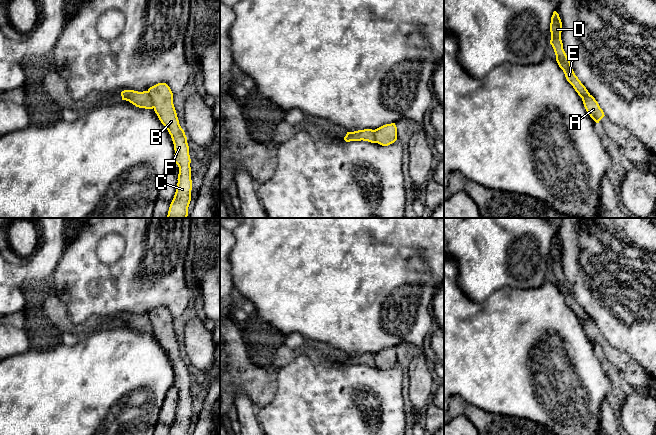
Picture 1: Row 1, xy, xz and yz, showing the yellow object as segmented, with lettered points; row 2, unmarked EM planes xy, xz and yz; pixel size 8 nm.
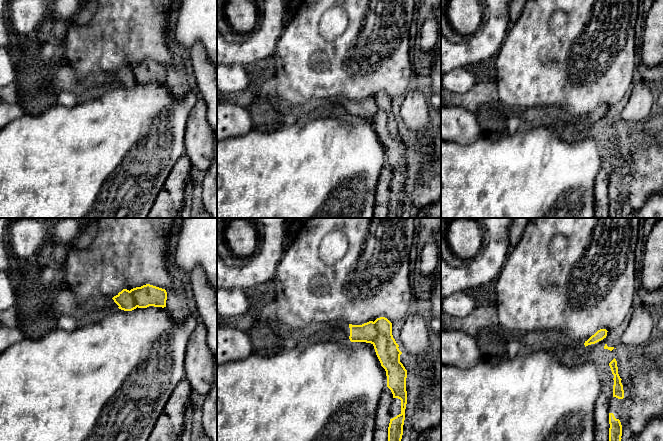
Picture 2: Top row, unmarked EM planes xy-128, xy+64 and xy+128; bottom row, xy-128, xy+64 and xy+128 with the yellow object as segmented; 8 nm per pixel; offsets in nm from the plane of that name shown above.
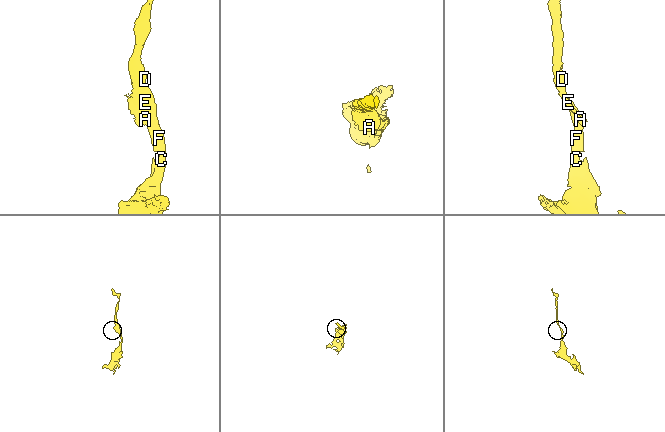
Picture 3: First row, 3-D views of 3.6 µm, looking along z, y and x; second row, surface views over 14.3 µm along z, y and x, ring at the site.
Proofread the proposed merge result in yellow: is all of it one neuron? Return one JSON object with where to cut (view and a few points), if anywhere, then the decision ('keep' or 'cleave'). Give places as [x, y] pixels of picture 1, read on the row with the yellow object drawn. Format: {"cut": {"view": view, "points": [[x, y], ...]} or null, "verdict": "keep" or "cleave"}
{"cut": {"view": "xy", "points": [[147, 91], [154, 107]]}, "verdict": "cleave"}

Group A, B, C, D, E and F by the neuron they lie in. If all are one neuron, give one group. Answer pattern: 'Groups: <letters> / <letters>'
Groups: A / B C D E F

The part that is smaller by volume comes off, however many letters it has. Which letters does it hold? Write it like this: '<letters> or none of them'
A

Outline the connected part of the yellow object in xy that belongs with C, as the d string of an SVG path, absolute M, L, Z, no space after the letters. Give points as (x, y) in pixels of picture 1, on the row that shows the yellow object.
M158 83L148 89L154 111L168 130L174 144L174 162L179 167L178 183L166 218L187 218L191 201L191 159L184 130L179 124L173 104L173 93L166 83Z

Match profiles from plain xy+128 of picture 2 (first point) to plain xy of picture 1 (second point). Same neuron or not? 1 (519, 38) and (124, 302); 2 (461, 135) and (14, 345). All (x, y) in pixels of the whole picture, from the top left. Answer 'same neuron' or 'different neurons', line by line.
1: same neuron
2: same neuron

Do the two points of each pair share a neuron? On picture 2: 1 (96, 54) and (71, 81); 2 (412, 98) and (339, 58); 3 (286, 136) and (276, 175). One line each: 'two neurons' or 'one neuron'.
1: two neurons
2: two neurons
3: one neuron

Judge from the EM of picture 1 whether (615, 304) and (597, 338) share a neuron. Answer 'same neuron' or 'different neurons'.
different neurons

